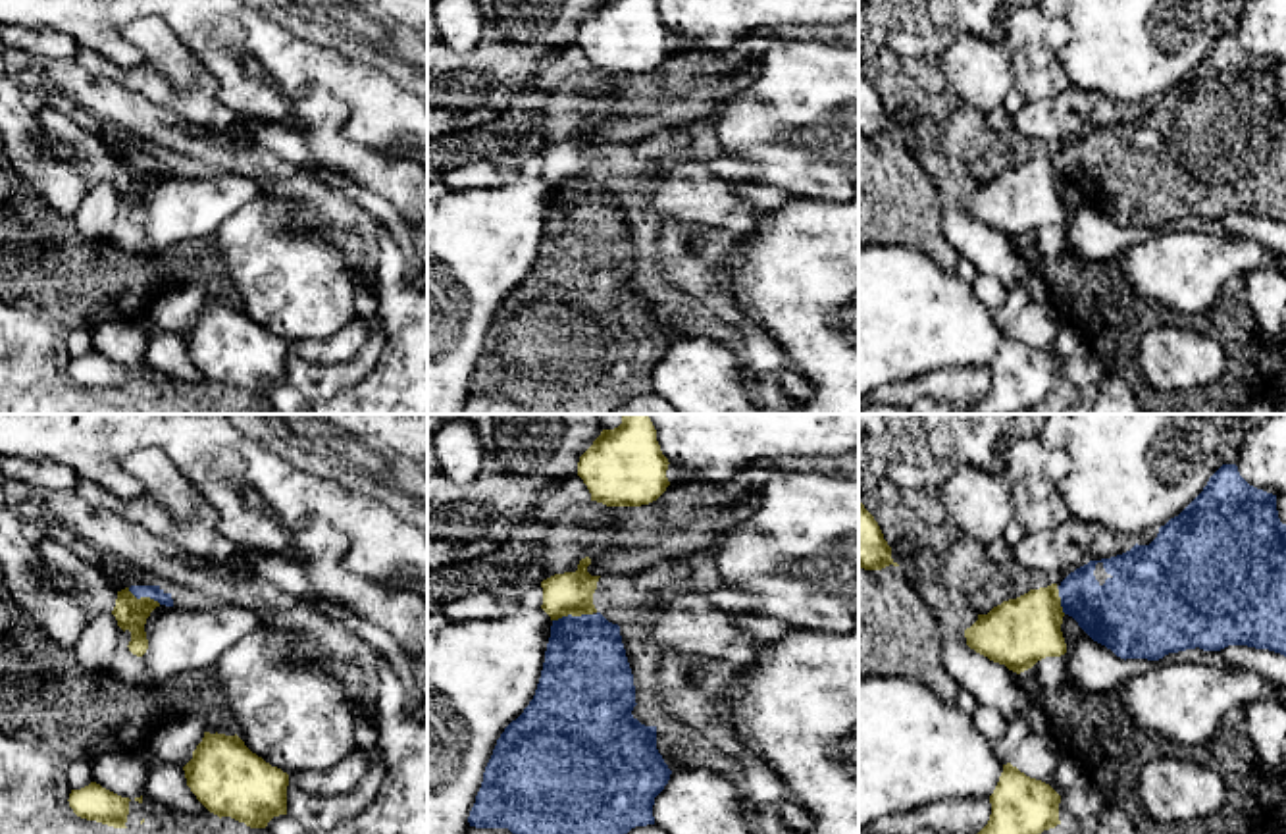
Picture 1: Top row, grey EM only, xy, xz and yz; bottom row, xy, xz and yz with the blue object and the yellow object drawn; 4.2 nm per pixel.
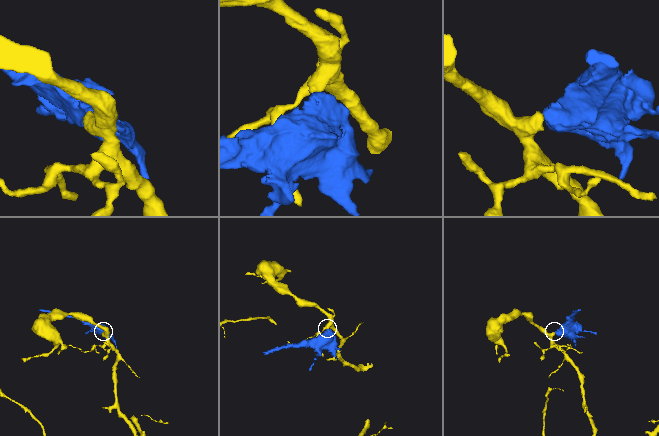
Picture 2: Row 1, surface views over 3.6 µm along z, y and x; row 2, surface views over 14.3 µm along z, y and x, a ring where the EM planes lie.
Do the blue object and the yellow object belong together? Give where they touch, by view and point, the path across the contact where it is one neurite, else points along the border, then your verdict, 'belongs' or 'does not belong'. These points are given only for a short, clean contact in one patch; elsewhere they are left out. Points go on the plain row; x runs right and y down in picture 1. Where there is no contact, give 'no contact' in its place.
xz (570, 183) | along xz (591, 182), (563, 183), (553, 189) | does not belong

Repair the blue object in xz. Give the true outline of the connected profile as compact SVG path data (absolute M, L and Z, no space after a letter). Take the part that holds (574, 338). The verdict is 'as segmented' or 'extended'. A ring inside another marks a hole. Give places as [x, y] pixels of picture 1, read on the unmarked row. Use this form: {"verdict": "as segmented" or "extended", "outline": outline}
{"verdict": "as segmented", "outline": "M601 181L553 189L535 264L497 308L468 385L470 395L508 397L527 414L610 414L635 395L655 393L655 366L672 339L656 318L656 295L641 293L631 283L635 274L620 195Z"}

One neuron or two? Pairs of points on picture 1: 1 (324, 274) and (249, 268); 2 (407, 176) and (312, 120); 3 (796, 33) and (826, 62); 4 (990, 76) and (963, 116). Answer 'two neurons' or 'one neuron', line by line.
1: one neuron
2: one neuron
3: two neurons
4: two neurons

